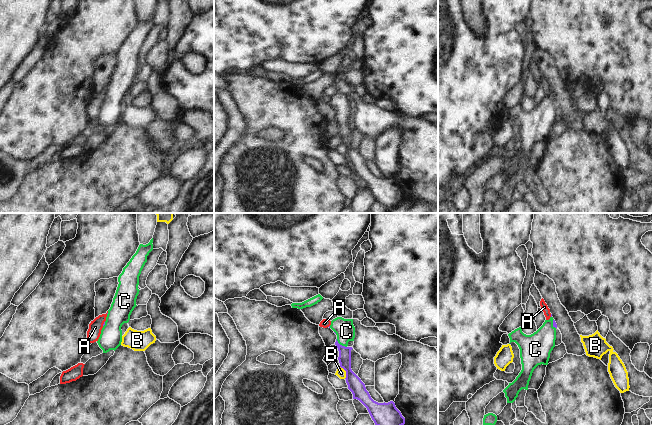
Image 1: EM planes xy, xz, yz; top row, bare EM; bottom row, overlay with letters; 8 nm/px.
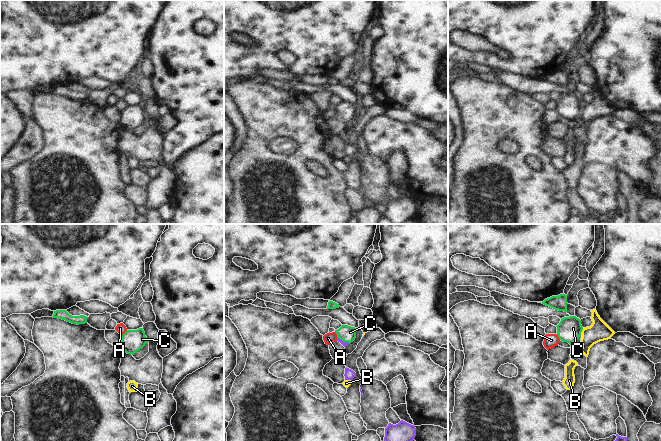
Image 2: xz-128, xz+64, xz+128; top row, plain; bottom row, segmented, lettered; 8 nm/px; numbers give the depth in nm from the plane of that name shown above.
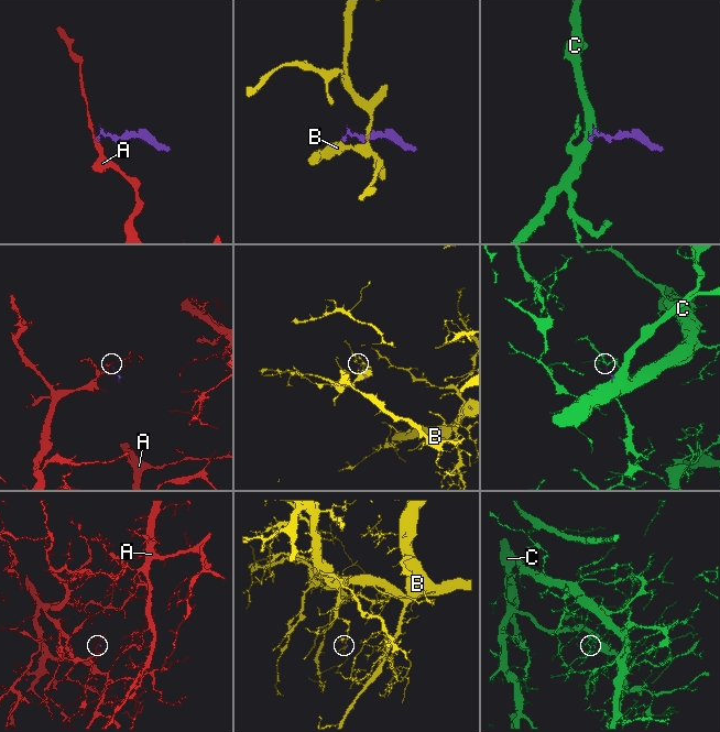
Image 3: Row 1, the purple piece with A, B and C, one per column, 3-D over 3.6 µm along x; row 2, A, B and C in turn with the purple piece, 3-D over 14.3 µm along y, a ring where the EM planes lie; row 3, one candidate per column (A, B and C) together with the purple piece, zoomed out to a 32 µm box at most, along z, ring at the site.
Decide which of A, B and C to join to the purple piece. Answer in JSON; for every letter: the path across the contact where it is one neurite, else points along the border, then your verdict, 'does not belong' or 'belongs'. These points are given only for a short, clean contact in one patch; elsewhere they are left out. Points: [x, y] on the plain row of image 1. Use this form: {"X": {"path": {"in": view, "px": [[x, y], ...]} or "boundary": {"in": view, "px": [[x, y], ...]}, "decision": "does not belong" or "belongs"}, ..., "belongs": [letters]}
{"A": {"boundary": {"in": "xy", "px": [[104, 97], [102, 101]]}, "decision": "does not belong"}, "B": {"boundary": {"in": "xz", "px": [[340, 142], [345, 147], [345, 154]]}, "decision": "does not belong"}, "C": {"path": {"in": "xz", "px": [[344, 134], [344, 127], [341, 121], [344, 104]]}, "decision": "belongs"}, "belongs": ["C"]}

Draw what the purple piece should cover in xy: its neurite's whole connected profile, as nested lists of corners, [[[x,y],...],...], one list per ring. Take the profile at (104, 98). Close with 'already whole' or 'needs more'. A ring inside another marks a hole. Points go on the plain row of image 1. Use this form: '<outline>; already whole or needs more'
[[[153,14],[146,21],[140,20],[136,29],[118,53],[118,63],[97,117],[103,129],[116,126],[122,118],[121,103],[128,99],[139,70],[139,52],[153,26]]]; needs more

